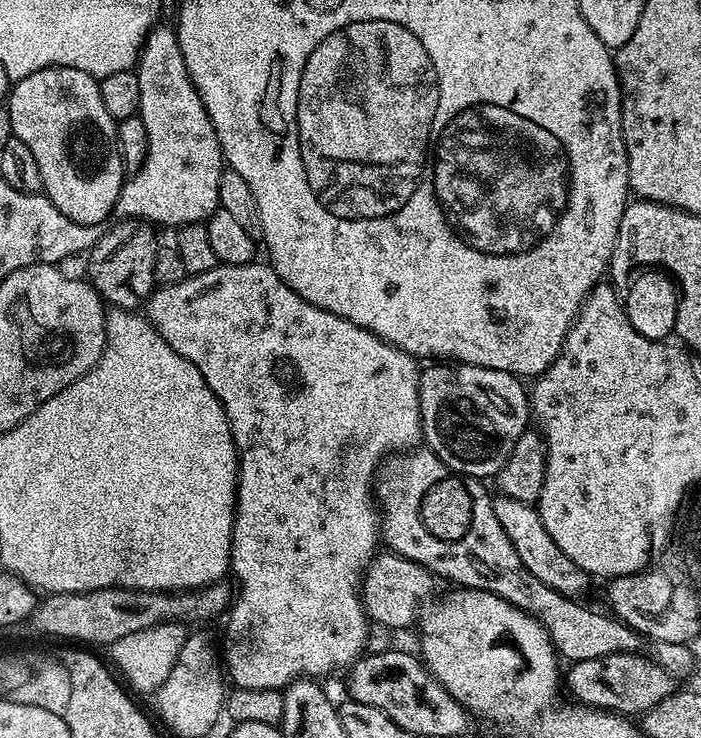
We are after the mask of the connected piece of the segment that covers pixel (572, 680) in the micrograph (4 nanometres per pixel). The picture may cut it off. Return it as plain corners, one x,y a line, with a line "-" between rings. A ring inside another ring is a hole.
639,651
615,652
606,654
602,658
586,658
575,661
572,668
566,672
566,688
573,692
575,699
589,708
602,708
605,712
619,712
621,714
643,714
649,712
658,702
662,702
667,696
677,691
678,684
675,684
674,676
664,668
664,665
652,660
648,656
639,656

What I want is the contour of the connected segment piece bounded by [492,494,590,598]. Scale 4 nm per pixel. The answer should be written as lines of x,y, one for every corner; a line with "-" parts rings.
503,494
493,499
492,505
498,522
502,522
502,530
506,530
506,538
510,538
514,550
518,550
518,558
522,558
526,570
530,570
530,574
534,574
538,582
546,582
546,586
558,590
564,596
583,597
582,594
590,583
588,573
582,571
573,560
566,558
562,550
558,550
558,542
554,542
550,534
546,534
546,526
540,521
539,511
531,504
518,502

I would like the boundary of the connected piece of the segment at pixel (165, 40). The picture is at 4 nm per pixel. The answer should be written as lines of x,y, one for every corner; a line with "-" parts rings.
153,27
144,39
140,59
134,69
138,86
142,86
139,116
148,127
148,149
144,164
125,179
116,208
124,218
139,218
153,225
199,224
207,221
220,208
218,182
226,170
224,152
220,149
218,134
202,106
202,98
188,76
186,62
182,58
180,43
171,27

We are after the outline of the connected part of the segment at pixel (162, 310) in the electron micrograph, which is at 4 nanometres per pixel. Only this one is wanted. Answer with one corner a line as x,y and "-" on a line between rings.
253,262
253,263
251,263
251,264
220,264
220,265
219,265
219,266
217,266
217,267
215,267
215,268
211,268
211,269
210,269
210,270
206,270
206,271
205,271
205,272
203,272
203,273
202,273
202,274
198,274
198,275
197,275
197,276
193,276
193,275
191,275
191,274
189,274
189,275
187,275
187,276
185,276
185,278
184,278
184,280
183,280
183,281
182,281
182,282
178,282
178,283
177,283
177,284
165,284
165,285
163,285
163,286
160,286
160,287
157,287
157,288
156,288
156,289
155,289
155,291
153,291
153,293
152,293
152,295
151,295
151,296
149,296
149,297
148,297
148,299
147,299
147,301
146,301
146,309
147,309
147,308
148,308
148,312
147,312
147,311
146,311
146,319
148,319
148,320
149,320
149,321
150,321
150,322
151,322
151,323
152,323
152,325
153,325
153,326
155,326
155,328
156,328
156,329
157,329
157,330
158,330
158,334
159,334
159,335
160,335
160,336
161,336
161,338
163,338
163,339
164,339
164,340
165,340
165,341
166,341
166,343
167,343
167,344
169,344
169,346
170,346
170,347
172,347
172,349
173,349
173,350
175,350
175,351
176,351
176,352
177,352
177,353
178,353
178,354
182,354
182,358
186,358
186,359
187,359
187,360
188,360
188,361
190,361
190,362
191,362
191,364
193,364
193,365
194,365
194,366
198,366
198,370
199,370
199,371
200,371
200,373
201,373
201,374
202,374
202,378
203,378
203,379
204,379
204,381
206,381
206,383
207,383
207,384
208,384
208,385
209,385
209,386
210,386
210,390
214,390
214,394
215,394
215,395
216,395
216,396
217,396
217,397
218,397
218,398
219,398
219,399
220,399
220,405
221,405
221,406
223,406
223,407
224,407
224,413
225,413
225,414
226,414
226,418
227,418
227,419
228,419
228,425
229,425
229,426
230,426
230,430
231,430
231,431
232,431
232,440
233,440
233,441
234,441
234,443
235,443
235,444
236,444
236,454
237,454
237,457
238,457
238,479
237,479
237,481
236,481
236,515
235,515
235,517
234,517
234,519
233,519
233,521
232,521
232,531
231,531
231,533
230,533
230,539
232,539
232,568
231,568
231,564
230,564
230,572
233,572
233,574
234,574
234,575
236,575
236,580
237,580
237,581
236,581
236,580
235,580
235,583
236,583
236,584
237,584
237,585
238,585
238,591
237,591
237,592
236,592
236,593
235,593
235,596
234,596
234,599
233,599
233,601
232,601
232,603
231,603
231,605
230,605
230,611
229,611
229,612
228,612
228,613
227,613
227,616
226,616
226,621
227,621
227,620
228,620
228,629
226,629
226,630
225,630
225,632
224,632
224,648
223,648
223,644
222,644
222,660
223,660
223,663
224,663
224,664
225,664
225,665
226,665
226,676
227,676
227,679
228,679
228,680
229,680
229,681
231,681
231,683
232,683
232,684
233,684
233,685
235,685
235,687
238,687
238,688
245,688
245,689
246,689
246,690
266,690
266,689
267,689
267,688
278,688
278,689
281,689
281,690
283,690
283,689
285,689
285,688
287,688
287,687
288,687
288,685
289,685
289,684
291,684
291,683
292,683
292,681
294,681
294,680
296,680
296,679
299,679
299,678
321,678
321,677
320,677
320,676
324,676
324,675
326,675
326,674
327,674
327,672
332,672
332,671
334,671
334,670
335,670
335,668
341,668
341,670
342,670
342,669
345,669
345,668
346,668
346,667
347,667
347,666
350,666
350,665
351,665
351,664
352,664
352,663
353,663
353,661
355,661
355,660
358,660
358,659
360,659
360,657
361,657
361,655
362,655
362,653
363,653
363,652
364,652
364,651
365,651
365,648
366,648
366,639
367,639
367,636
368,636
368,632
369,632
369,625
370,625
370,621
369,621
369,619
368,619
368,617
367,617
367,615
366,615
366,613
365,613
365,611
364,611
364,605
363,605
363,603
362,603
362,594
361,594
361,591
360,591
360,589
361,589
361,586
362,586
362,575
363,575
363,572
364,572
364,569
365,569
365,568
366,568
366,567
367,567
367,564
368,564
368,563
369,563
369,561
371,561
371,560
372,560
372,557
373,557
373,556
375,556
375,555
376,555
376,553
377,553
377,551
378,551
378,545
376,545
376,540
377,540
377,544
378,544
378,514
377,514
377,511
376,511
376,510
375,510
375,509
374,509
374,496
373,496
373,493
372,493
372,492
371,492
371,491
370,491
370,489
371,489
371,488
372,488
372,487
373,487
373,484
374,484
374,475
373,475
373,476
372,476
372,471
374,471
374,470
375,470
375,468
376,468
376,463
378,463
378,462
379,462
379,460
380,460
380,458
381,458
381,457
382,457
382,456
384,456
384,455
386,455
386,454
387,454
387,452
390,452
390,451
392,451
392,450
393,450
393,449
394,449
394,448
400,448
400,449
396,449
396,450
406,450
406,449
409,449
409,448
410,448
410,447
411,447
411,446
412,446
412,445
415,445
415,444
412,444
412,443
414,443
414,442
415,442
415,440
417,440
417,441
419,441
419,440
420,440
420,439
421,439
421,436
422,436
422,433
421,433
421,430
420,430
420,372
419,372
419,371
418,371
418,367
417,367
417,368
416,368
416,364
417,364
417,361
416,361
416,360
415,360
415,359
413,359
413,357
411,357
411,356
409,356
409,355
408,355
408,353
406,353
406,352
403,352
403,351
402,351
402,350
398,350
398,349
397,349
397,348
395,348
395,347
394,347
394,345
392,345
392,344
387,344
387,343
386,343
386,342
385,342
385,341
384,341
384,340
380,340
380,339
378,339
378,337
376,337
376,336
375,336
375,334
373,334
373,333
372,333
372,332
368,332
368,331
366,331
366,330
365,330
365,328
359,328
359,327
358,327
358,326
354,326
354,322
350,322
350,321
349,321
349,320
347,320
347,319
346,319
346,318
342,318
342,317
341,317
341,316
339,316
339,315
338,315
338,314
330,314
330,313
329,313
329,312
327,312
327,311
326,311
326,310
322,310
322,309
321,309
321,308
319,308
319,307
318,307
318,306
314,306
314,305
313,305
313,304
311,304
311,303
310,303
310,302
306,302
306,301
305,301
305,300
304,300
304,299
303,299
303,298
301,298
301,296
299,296
299,295
298,295
298,294
294,294
294,290
290,290
290,286
286,286
286,282
282,282
282,278
278,278
278,274
277,274
277,273
276,273
276,272
275,272
275,271
274,271
274,269
272,269
272,268
271,268
271,266
269,266
269,265
268,265
268,264
267,264
267,263
264,263
264,264
259,264
259,262

